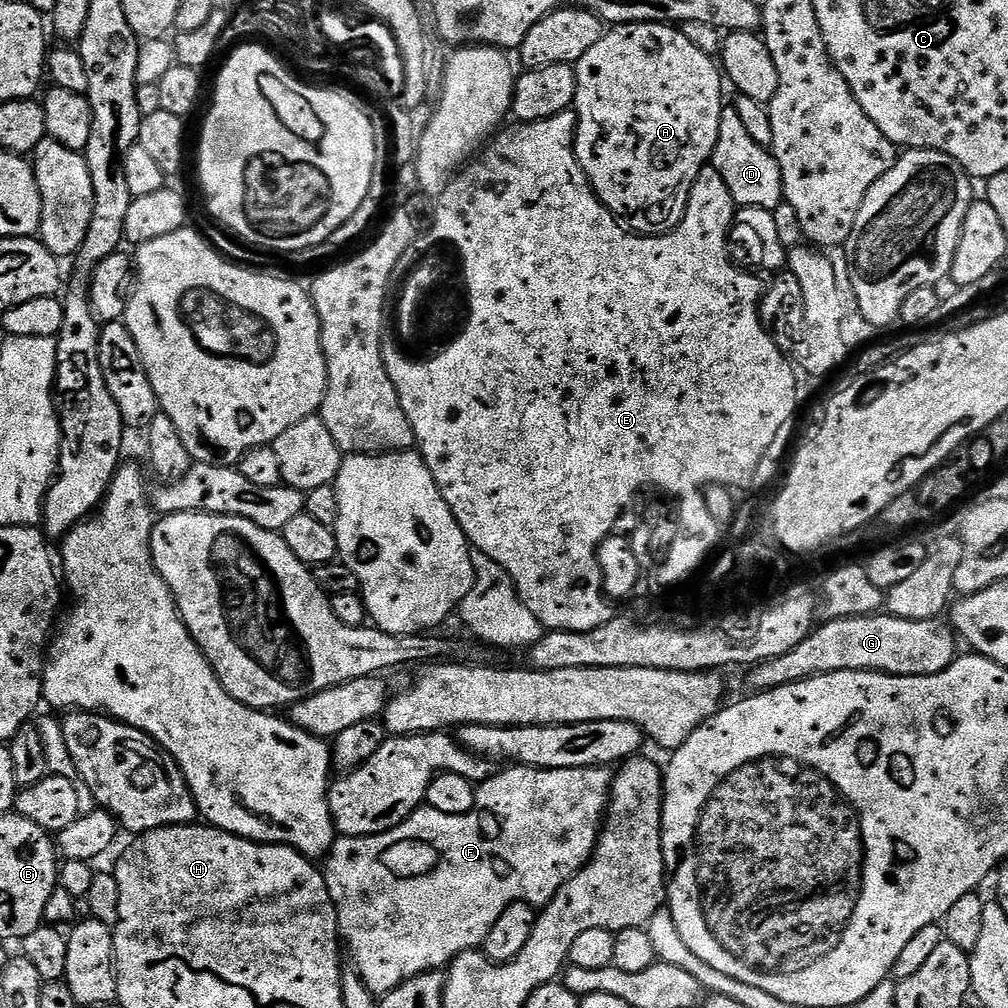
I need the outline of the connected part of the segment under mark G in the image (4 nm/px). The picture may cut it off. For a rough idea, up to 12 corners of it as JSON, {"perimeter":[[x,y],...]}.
{"perimeter":[[943,619],[821,623],[747,669],[763,694],[827,672],[929,676],[958,655]]}

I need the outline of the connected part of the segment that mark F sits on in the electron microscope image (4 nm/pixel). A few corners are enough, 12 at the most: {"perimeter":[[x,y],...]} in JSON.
{"perimeter":[[508,766],[322,864],[379,998],[592,859],[613,773]]}

